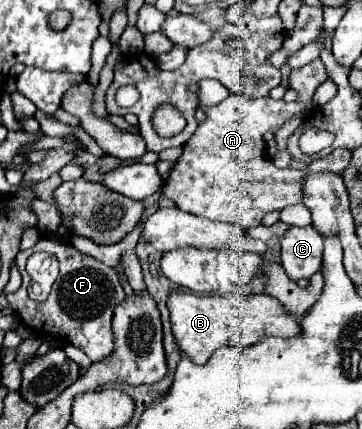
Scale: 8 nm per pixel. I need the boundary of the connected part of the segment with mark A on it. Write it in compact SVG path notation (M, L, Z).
M315 59L309 65L293 69L290 73L289 82L299 93L299 101L295 103L231 95L219 105L201 107L207 117L185 143L183 155L175 163L162 188L162 194L169 197L181 211L231 223L241 229L259 225L261 219L271 211L283 211L289 205L301 203L305 171L277 169L265 155L263 133L273 133L287 119L299 115L305 105L309 105L317 85L321 85L325 79L327 71L323 61Z

